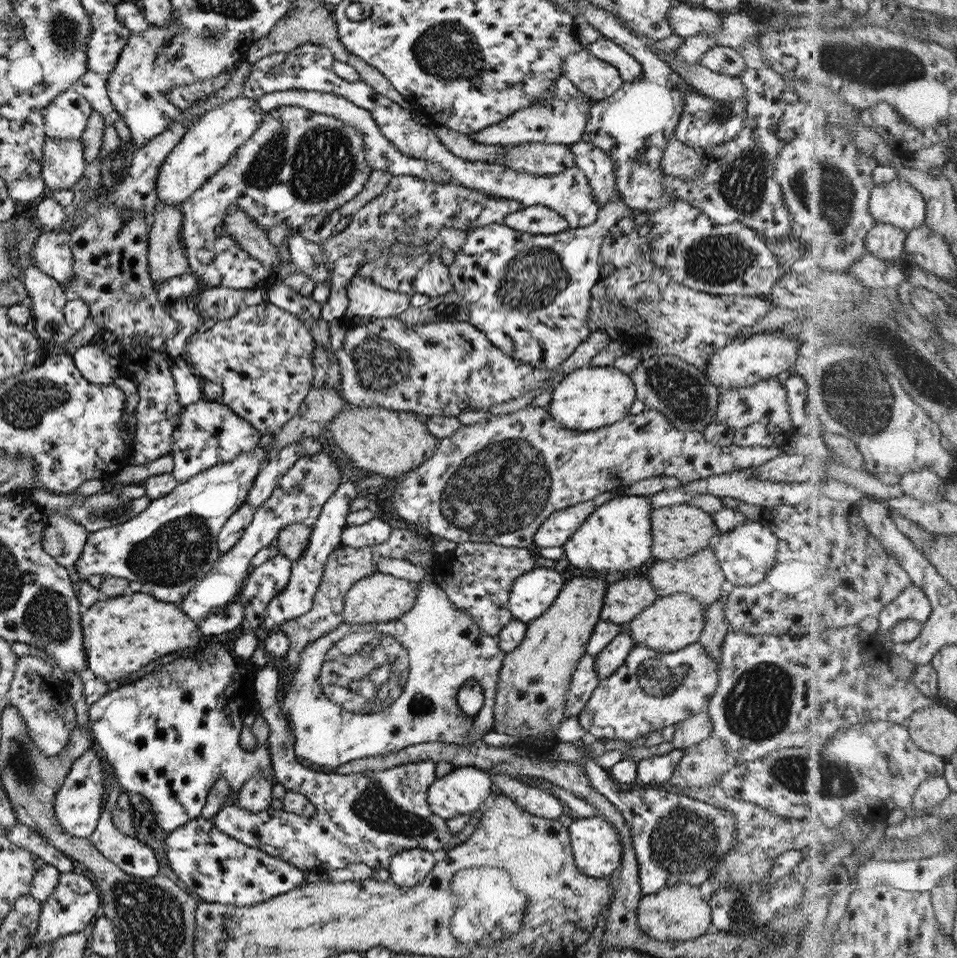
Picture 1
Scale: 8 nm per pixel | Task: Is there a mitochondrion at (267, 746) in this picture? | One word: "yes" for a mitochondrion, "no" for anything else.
no

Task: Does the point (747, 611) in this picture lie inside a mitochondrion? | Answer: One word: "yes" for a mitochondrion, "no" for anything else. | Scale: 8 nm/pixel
no

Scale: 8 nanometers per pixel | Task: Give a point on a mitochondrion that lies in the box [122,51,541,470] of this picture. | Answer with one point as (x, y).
(316, 164)

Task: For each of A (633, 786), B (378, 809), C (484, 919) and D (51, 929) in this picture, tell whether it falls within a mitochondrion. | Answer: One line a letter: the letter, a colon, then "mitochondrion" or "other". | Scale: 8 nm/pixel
A: other
B: mitochondrion
C: mitochondrion
D: other

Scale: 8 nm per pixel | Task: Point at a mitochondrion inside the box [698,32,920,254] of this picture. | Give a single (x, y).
(831, 190)

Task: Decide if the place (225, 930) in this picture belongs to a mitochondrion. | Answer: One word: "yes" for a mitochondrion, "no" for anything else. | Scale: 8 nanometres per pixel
no

